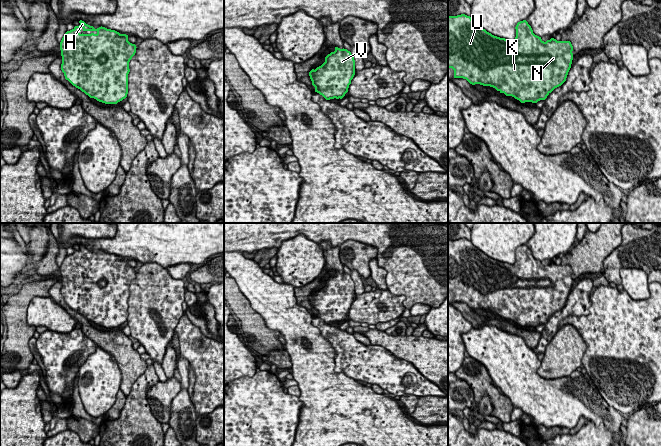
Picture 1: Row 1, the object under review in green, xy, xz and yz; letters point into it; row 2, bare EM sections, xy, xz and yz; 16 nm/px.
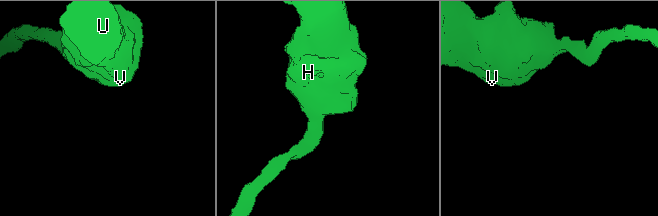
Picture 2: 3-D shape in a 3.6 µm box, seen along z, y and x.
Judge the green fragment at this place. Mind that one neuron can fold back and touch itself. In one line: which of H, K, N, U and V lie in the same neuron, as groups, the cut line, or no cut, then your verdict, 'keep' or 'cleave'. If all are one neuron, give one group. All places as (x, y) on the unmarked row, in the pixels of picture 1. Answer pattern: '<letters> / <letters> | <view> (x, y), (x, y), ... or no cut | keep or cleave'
H K N U V | no cut | keep

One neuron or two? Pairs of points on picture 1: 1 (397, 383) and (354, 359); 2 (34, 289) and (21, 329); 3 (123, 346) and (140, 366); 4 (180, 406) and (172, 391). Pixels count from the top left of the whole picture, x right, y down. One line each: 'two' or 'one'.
1: one
2: one
3: one
4: two

